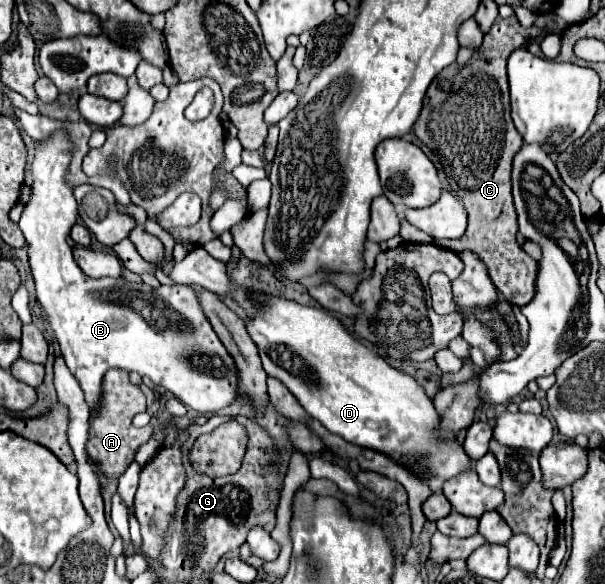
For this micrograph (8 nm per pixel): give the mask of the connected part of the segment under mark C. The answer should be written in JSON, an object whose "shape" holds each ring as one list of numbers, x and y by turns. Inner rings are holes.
{"shape":[[517,16,497,18,467,66,451,64,435,76,425,94,423,110,413,124,417,138,441,160,447,184,469,212,469,226,461,238,435,239,434,244,455,252,469,250,477,254,477,258,487,266,495,288,517,306,525,306,535,296,539,264,525,254,515,240,517,214,511,196,511,160,523,146,523,138,509,116,507,58,513,50,523,48,529,38,543,34,545,32,535,26,523,28]]}

